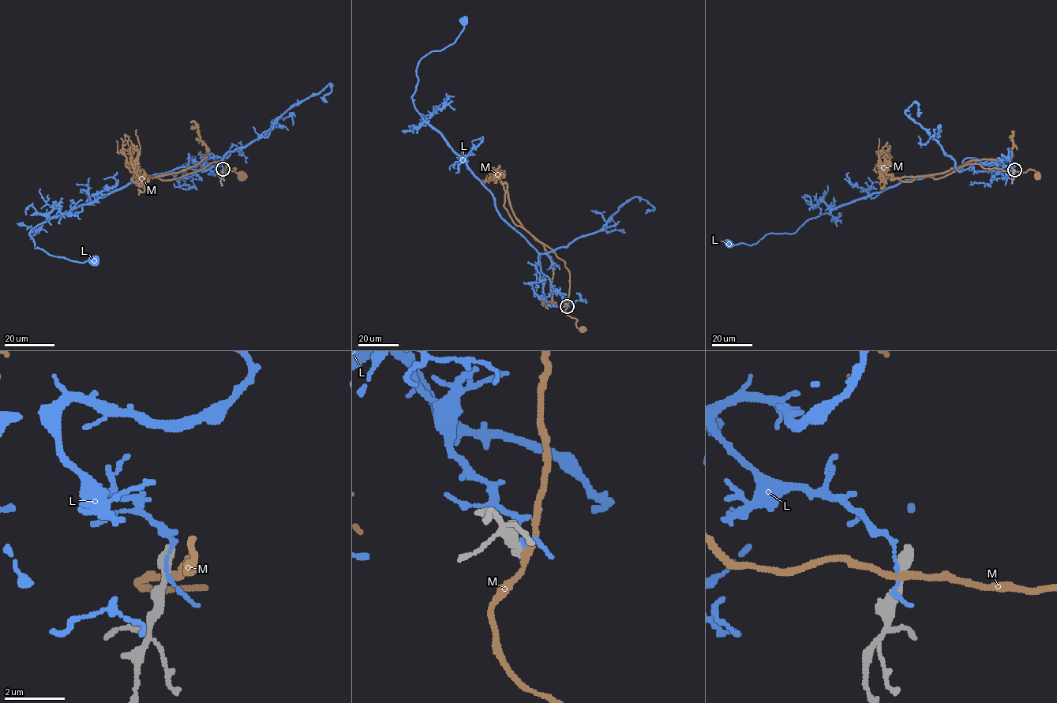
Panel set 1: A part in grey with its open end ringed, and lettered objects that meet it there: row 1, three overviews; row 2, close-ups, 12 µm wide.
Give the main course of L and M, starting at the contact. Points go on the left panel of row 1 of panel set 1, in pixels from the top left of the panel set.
L: (223, 170), (212, 158), (193, 161), (188, 154), (187, 167), (134, 179), (31, 230), (35, 248), (92, 260)
M: (223, 170), (225, 162), (211, 162), (178, 178), (148, 176), (144, 182), (206, 156), (198, 125), (190, 122)

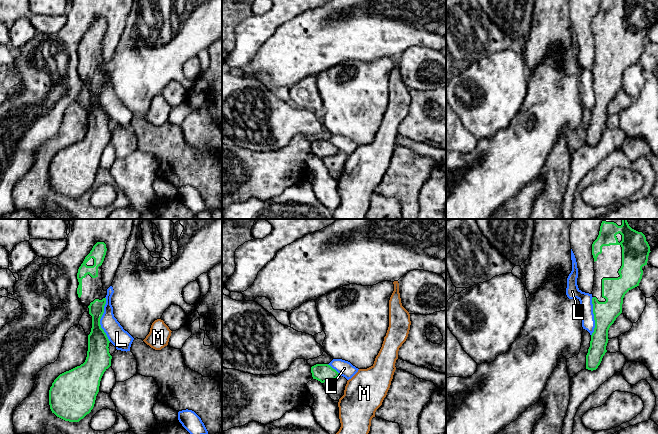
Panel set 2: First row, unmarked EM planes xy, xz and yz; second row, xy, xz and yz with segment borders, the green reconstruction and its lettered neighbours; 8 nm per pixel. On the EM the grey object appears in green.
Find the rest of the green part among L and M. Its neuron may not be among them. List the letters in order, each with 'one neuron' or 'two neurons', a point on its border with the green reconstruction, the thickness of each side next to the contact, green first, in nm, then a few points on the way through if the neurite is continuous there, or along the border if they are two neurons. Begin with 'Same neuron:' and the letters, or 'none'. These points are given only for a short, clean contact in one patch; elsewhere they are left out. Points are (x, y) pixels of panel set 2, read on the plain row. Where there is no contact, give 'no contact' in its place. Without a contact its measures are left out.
Same neuron: none
L: two neurons | xy (100, 94) | 170/160 nm | along xy (105, 73), (100, 103), (110, 117)
M: two neurons | no contact

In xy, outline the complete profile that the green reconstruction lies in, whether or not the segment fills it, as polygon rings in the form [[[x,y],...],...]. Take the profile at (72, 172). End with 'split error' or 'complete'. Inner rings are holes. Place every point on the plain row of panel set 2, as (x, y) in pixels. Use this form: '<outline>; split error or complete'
[[[97,18],[77,49],[78,73],[89,84],[92,92],[86,136],[80,142],[60,150],[49,166],[52,189],[69,198],[79,198],[91,188],[101,154],[111,142],[112,132],[108,124],[110,117],[100,101],[107,71],[102,59],[102,39],[106,27],[106,20]]]; split error

